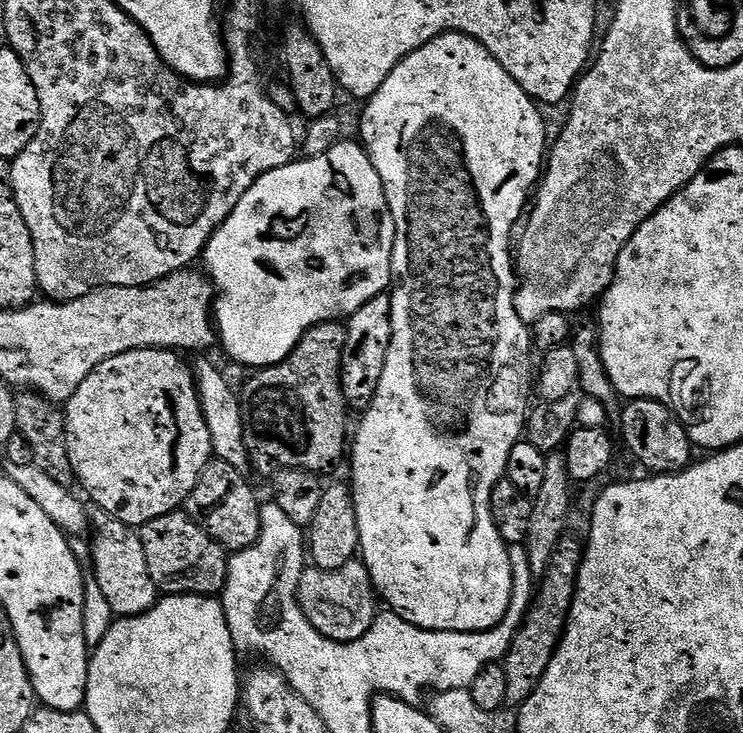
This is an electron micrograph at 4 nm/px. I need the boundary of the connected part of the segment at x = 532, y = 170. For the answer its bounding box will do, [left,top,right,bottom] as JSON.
[350,30,546,632]

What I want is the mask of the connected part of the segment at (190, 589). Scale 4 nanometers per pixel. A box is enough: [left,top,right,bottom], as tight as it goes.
[139,510,228,594]

